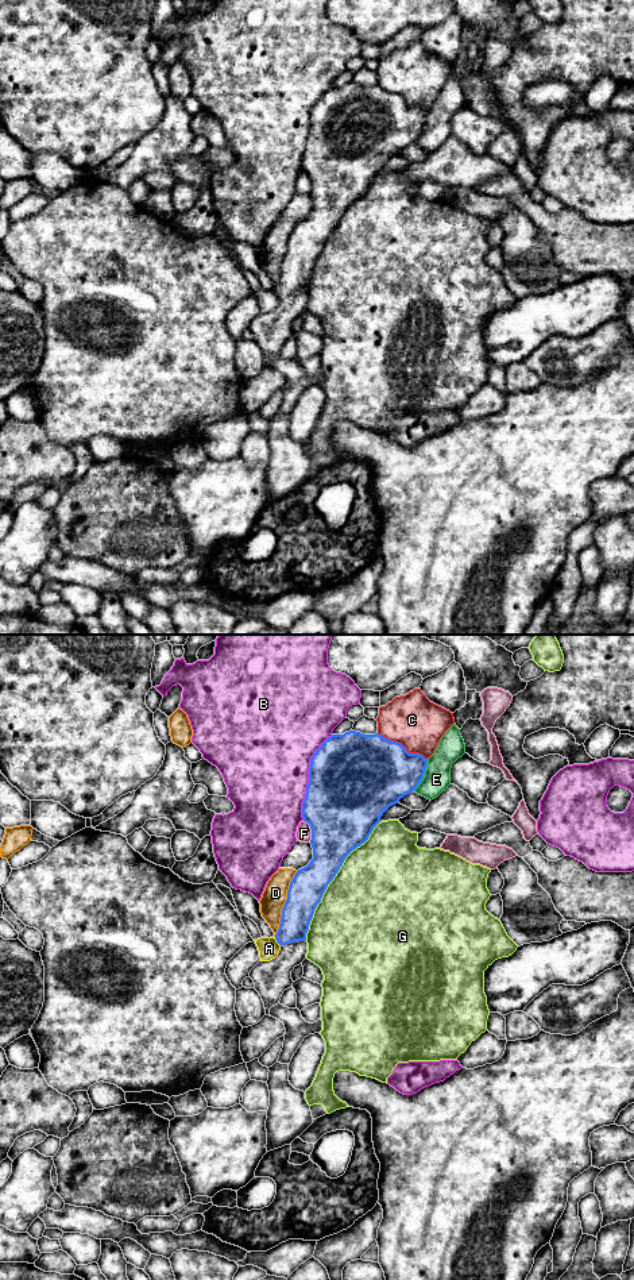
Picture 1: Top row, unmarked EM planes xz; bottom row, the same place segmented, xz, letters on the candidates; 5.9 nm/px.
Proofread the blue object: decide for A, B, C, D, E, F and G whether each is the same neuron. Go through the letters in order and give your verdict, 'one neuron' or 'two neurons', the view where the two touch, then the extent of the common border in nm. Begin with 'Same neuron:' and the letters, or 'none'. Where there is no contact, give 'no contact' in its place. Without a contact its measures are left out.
Same neuron: A
A: one neuron | xz | 70 nm
B: two neurons | xz | 550 nm
C: two neurons | xz | 340 nm
D: two neurons | xz | 400 nm
E: two neurons | xz | 220 nm
F: two neurons | xz | 140 nm
G: two neurons | xz | 850 nm

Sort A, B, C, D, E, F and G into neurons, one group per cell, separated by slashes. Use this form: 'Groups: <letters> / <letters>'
Groups: A / B / C / D / E / F / G

